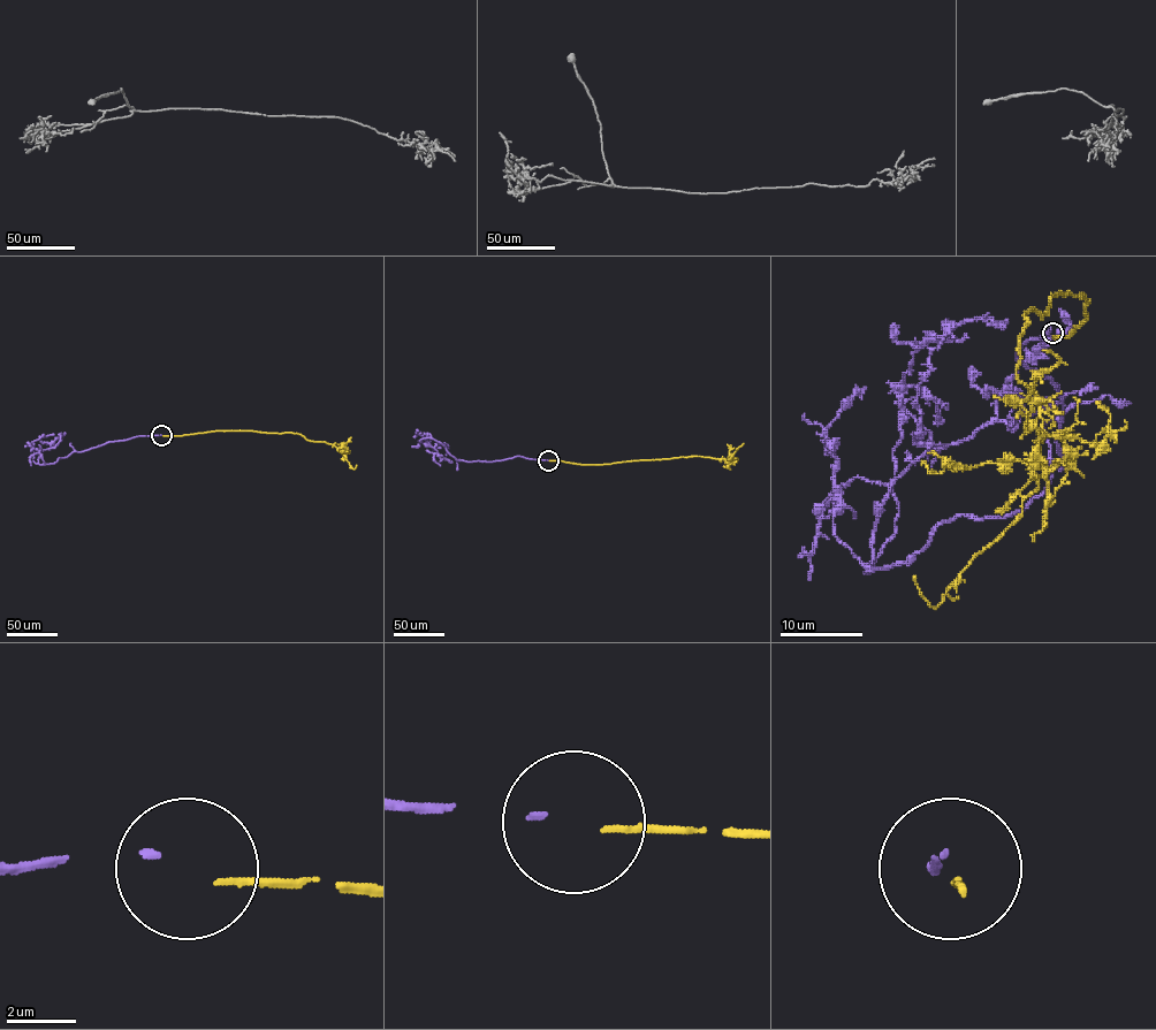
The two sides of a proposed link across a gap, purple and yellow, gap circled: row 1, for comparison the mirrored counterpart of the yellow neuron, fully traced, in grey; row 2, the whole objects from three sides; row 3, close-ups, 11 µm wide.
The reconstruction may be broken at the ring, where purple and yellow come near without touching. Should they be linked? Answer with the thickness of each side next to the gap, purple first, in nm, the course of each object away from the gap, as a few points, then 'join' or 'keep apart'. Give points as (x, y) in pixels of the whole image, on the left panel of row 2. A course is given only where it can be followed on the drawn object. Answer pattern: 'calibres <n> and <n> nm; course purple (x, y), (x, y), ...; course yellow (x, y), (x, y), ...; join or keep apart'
calibres 140 and 180 nm; course purple (161, 435), (107, 442), (73, 451), (53, 463), (39, 464), (39, 454), (54, 448), (61, 440), (59, 434); course yellow (162, 435), (219, 430), (297, 433), (309, 440), (333, 444), (354, 468), (357, 465); keep apart

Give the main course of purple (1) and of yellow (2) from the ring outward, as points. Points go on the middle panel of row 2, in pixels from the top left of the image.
1: (548, 460), (519, 456), (457, 460), (440, 443), (425, 439), (434, 448), (447, 444), (446, 455)
2: (549, 460), (599, 465), (696, 456), (725, 462), (744, 443)

